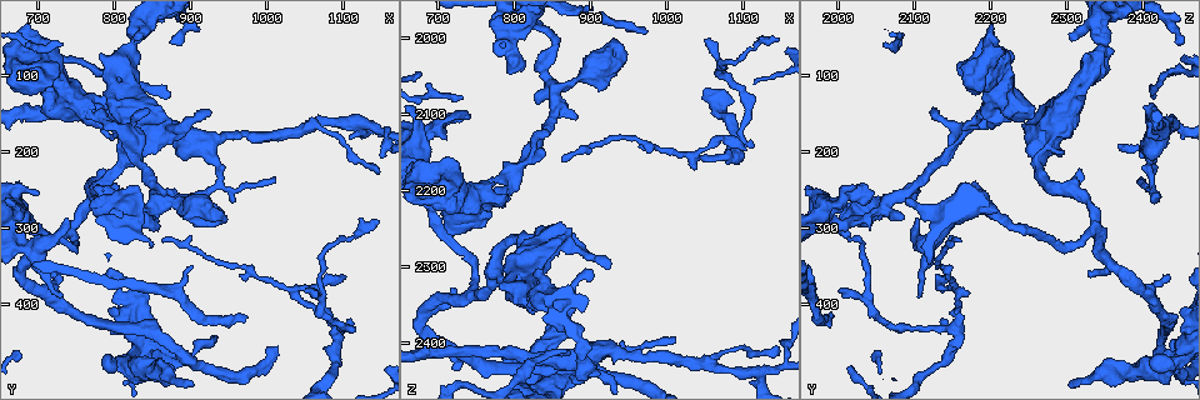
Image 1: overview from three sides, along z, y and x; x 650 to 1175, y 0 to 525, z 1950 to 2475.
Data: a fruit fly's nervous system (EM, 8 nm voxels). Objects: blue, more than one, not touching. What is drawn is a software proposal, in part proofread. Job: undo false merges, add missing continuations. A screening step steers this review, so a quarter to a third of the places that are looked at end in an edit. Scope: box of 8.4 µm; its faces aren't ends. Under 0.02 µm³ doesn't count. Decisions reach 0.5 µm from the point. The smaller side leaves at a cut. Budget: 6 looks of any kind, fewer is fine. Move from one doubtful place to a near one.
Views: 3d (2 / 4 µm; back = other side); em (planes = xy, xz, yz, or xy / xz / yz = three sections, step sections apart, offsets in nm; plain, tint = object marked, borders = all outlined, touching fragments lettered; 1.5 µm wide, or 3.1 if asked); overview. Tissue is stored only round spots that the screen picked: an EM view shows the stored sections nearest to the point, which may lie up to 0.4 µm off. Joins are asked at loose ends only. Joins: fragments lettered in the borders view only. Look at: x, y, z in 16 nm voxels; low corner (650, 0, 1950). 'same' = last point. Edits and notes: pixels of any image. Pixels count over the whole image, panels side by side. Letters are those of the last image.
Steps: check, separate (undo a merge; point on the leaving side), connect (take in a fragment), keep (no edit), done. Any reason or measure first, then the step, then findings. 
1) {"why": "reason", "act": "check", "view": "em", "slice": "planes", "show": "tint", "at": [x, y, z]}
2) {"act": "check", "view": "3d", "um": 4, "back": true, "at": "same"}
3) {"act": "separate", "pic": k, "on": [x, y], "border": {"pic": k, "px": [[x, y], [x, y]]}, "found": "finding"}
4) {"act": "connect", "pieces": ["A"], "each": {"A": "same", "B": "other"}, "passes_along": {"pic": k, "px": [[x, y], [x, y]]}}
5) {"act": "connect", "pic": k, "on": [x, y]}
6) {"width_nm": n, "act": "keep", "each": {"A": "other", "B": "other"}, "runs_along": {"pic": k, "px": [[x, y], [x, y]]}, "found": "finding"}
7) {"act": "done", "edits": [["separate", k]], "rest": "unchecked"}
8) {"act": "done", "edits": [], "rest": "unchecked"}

{"why": "branch point", "act": "check", "view": "em", "slice": "planes", "show": "borders", "at": [740, 300, 2335]}

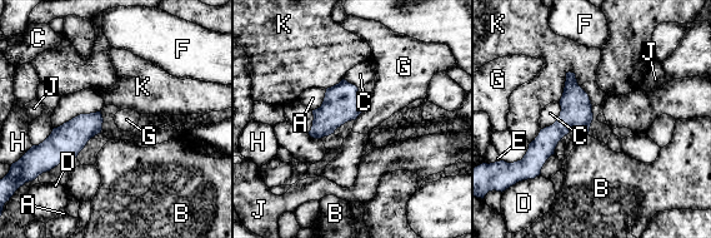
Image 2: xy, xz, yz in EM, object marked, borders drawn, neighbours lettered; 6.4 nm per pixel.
{"act": "keep", "each": {"A": "other", "B": "other", "C": "other", "D": "other", "E": "other", "F": "other", "G": "other", "H": "other", "J": "other", "K": "other"}, "runs_along": {"pic": 2, "px": [[571, 75], [571, 115], [525, 175]]}, "found": "one neuron here"}

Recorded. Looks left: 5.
{"why": "three arms meet", "act": "check", "view": "3d", "um": 4, "at": [1115, 160, 2440]}

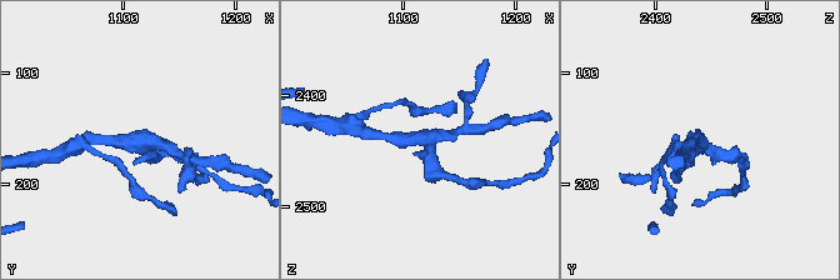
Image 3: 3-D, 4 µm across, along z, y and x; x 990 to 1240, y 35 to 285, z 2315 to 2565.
{"arms": 3, "act": "check", "view": "em", "slice": "yz", "step": 4, "show": "tint", "at": [1116, 160, 2440]}

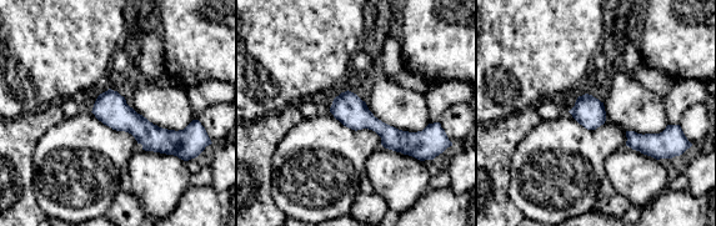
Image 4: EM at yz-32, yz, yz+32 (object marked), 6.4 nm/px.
{"act": "check", "view": "em", "slice": "planes", "show": "borders", "at": "same"}

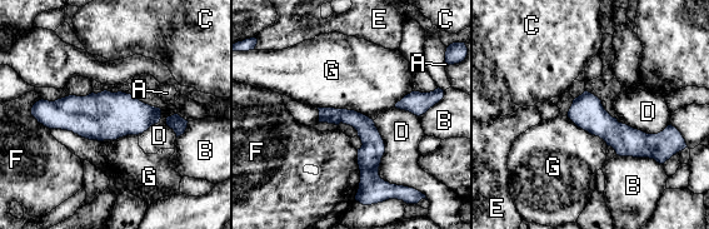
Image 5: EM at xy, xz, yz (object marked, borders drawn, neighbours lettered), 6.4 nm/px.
{"act": "keep", "each": {"A": "other", "B": "other", "C": "other", "D": "other", "E": "other", "F": "other", "G": "other"}, "found": "all the same neuron"}

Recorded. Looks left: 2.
{"why": "free end", "act": "check", "view": "em", "slice": "xz", "step": 4, "show": "borders", "at": [975, 420, 1995]}

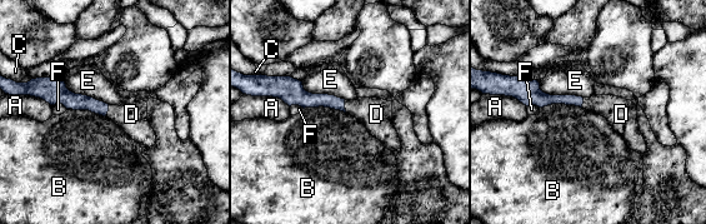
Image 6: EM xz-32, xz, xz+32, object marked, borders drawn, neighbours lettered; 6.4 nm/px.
{"act": "check", "view": "em", "slice": "planes", "show": "borders", "at": "same"}

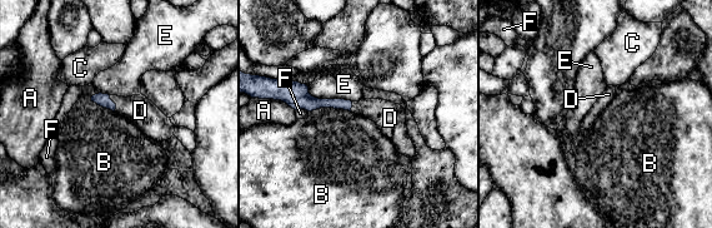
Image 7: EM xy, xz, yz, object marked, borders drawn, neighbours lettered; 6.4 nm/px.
{"longest_contact_nm": ["E", 320], "act": "connect", "pic": 7, "on": [140, 110], "each": {"A": "other", "B": "other", "C": "other", "D": "same", "E": "other", "F": "other"}, "passes_along": {"pic": 7, "px": [[104, 100], [114, 103], [140, 110]]}, "found": "the neuron continues"}

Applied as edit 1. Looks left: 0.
{"act": "done", "edits": [["connect", 7]], "rest": "unchecked"}

